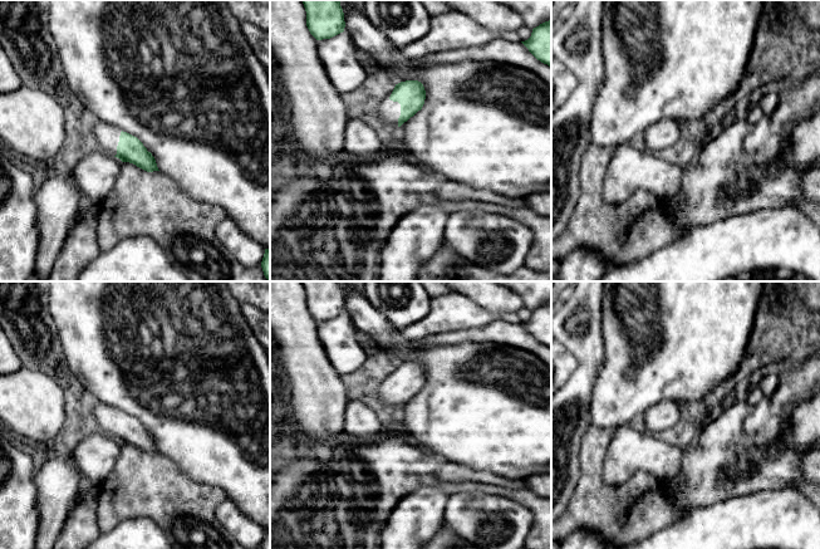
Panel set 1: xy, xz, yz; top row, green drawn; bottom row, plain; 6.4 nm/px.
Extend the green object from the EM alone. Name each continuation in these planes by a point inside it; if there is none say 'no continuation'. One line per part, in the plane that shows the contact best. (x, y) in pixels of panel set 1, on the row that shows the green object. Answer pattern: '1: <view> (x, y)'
1: xz (389, 111)

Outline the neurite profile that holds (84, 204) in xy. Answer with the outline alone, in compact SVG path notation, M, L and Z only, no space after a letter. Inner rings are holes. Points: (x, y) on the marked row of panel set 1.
M80 190L77 215L84 215L94 202Z

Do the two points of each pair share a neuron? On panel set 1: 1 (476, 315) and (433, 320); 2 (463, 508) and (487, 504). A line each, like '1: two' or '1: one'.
1: one
2: one

